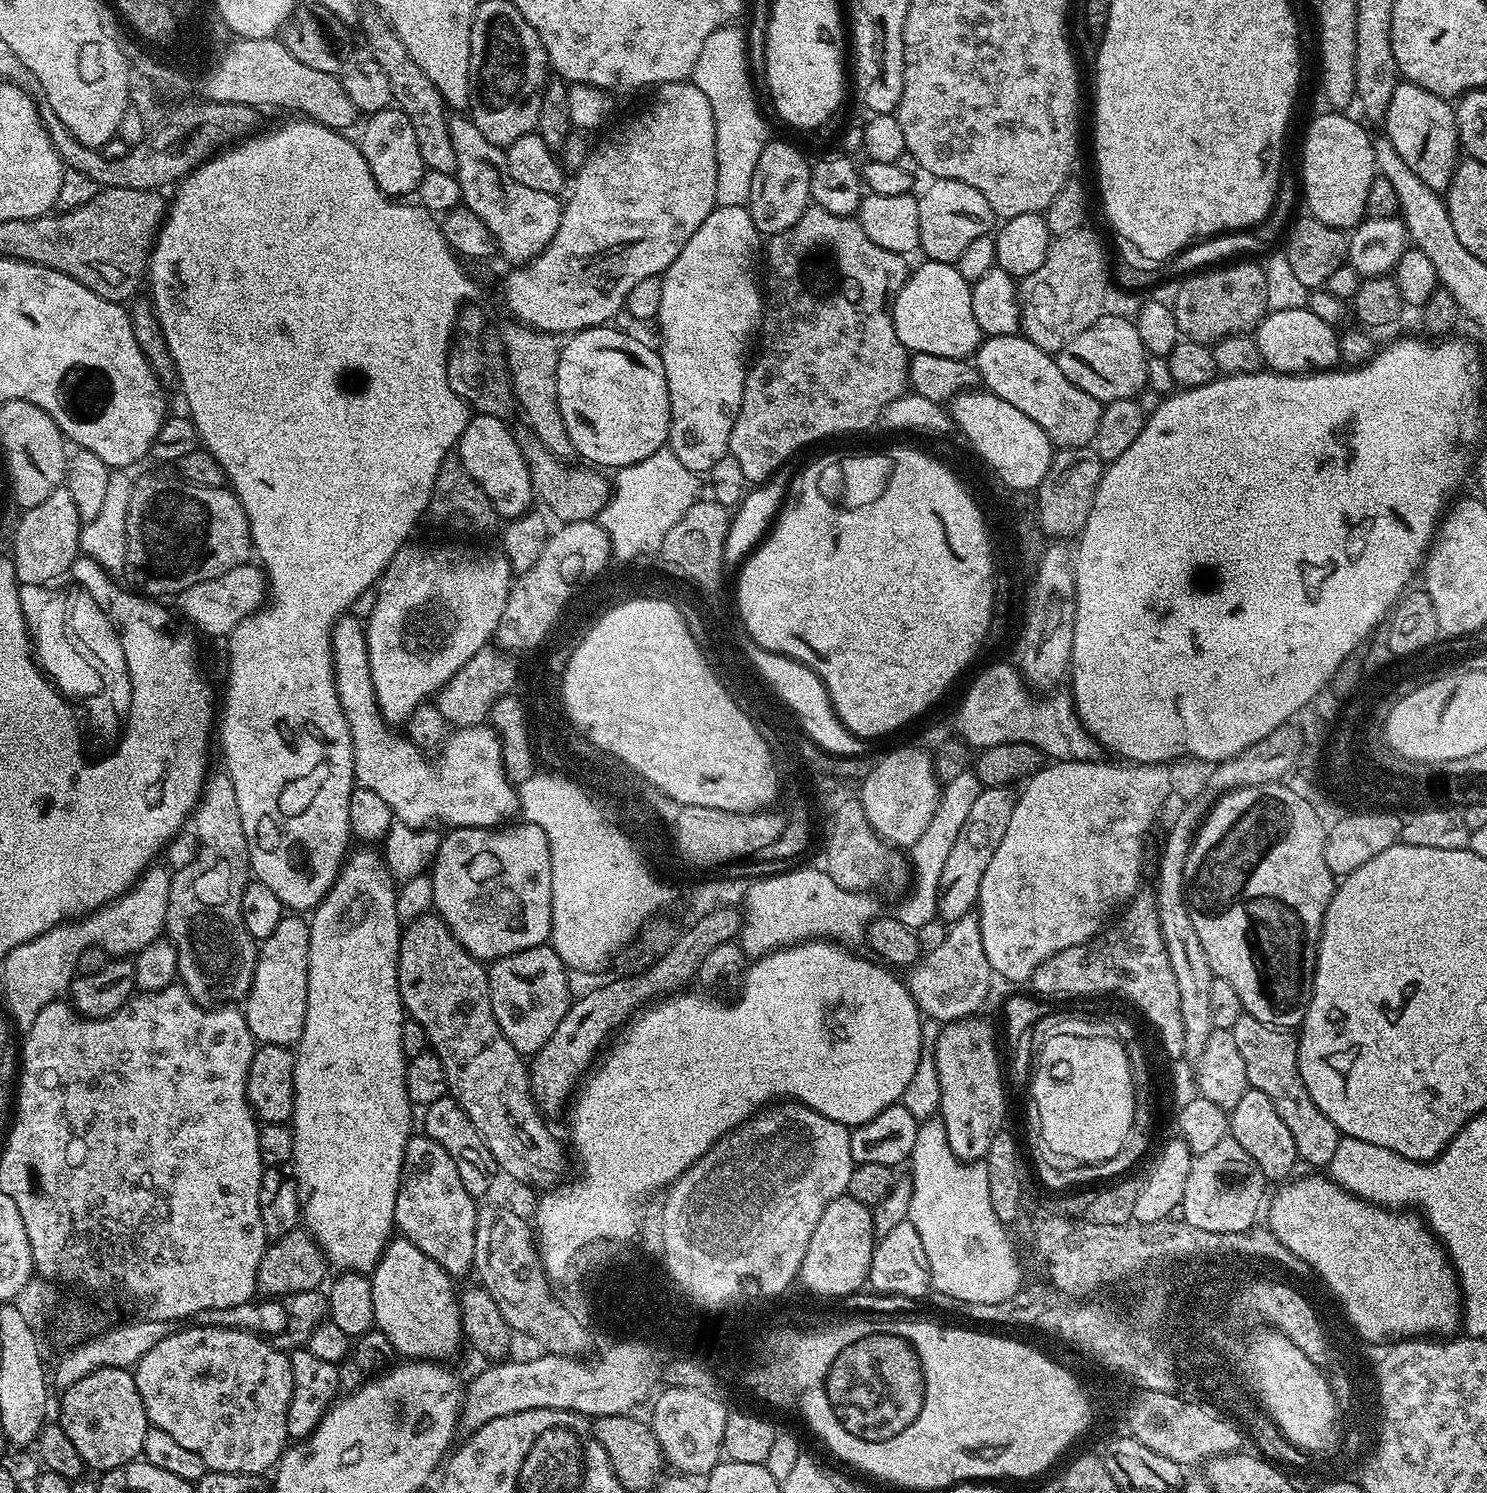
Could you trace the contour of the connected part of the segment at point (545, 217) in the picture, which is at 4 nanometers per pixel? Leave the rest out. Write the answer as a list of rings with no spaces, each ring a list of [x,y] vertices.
[[[452,114],[448,117],[448,129],[450,142],[454,142],[454,175],[460,183],[463,207],[474,210],[486,222],[486,228],[496,239],[499,255],[504,255],[509,265],[527,264],[554,238],[560,225],[561,201],[556,196],[542,194],[542,190],[530,190],[530,186],[514,182],[506,166],[505,149],[486,142],[486,134],[478,130],[475,120],[464,114]]]

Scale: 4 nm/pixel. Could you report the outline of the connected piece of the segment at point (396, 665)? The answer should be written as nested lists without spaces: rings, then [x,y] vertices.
[[[409,542],[396,551],[390,566],[386,566],[383,576],[380,577],[375,585],[376,601],[372,604],[372,613],[369,614],[368,620],[366,619],[366,631],[364,633],[368,643],[368,661],[370,662],[372,689],[376,695],[380,713],[392,726],[397,726],[396,724],[403,725],[407,722],[410,714],[417,706],[431,701],[439,693],[440,689],[450,682],[450,678],[454,678],[454,674],[458,674],[458,670],[462,670],[462,666],[466,666],[466,662],[470,662],[470,658],[474,658],[474,654],[478,654],[478,650],[482,650],[493,639],[498,626],[498,618],[502,618],[502,606],[506,606],[506,598],[512,588],[514,579],[512,567],[508,559],[504,557],[503,551],[475,552],[472,548],[436,548],[433,552],[423,552],[422,549],[415,548],[414,544]]]

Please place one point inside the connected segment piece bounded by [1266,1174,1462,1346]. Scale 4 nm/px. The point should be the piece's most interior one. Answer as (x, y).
(1395, 1277)

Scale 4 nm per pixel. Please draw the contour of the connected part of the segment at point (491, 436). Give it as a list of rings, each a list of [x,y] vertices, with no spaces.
[[[473,415],[468,421],[466,430],[462,430],[458,445],[458,459],[466,474],[482,486],[486,498],[494,506],[497,517],[507,522],[526,515],[533,507],[534,493],[530,482],[530,470],[526,458],[516,441],[516,433],[497,416]]]

